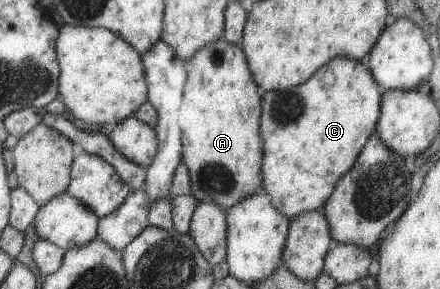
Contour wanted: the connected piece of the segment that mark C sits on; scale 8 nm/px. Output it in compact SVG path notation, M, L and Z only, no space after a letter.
M334 57L328 63L324 63L320 69L316 69L316 73L304 81L302 85L296 85L292 89L284 89L284 91L264 91L262 95L262 113L260 113L258 135L261 139L262 157L260 162L261 187L269 195L272 205L288 219L305 211L322 209L325 201L332 193L335 183L339 177L344 175L356 163L355 159L360 153L364 142L372 131L375 131L375 125L379 118L380 107L380 86L370 73L369 67L365 67L360 60L350 59L347 57Z

